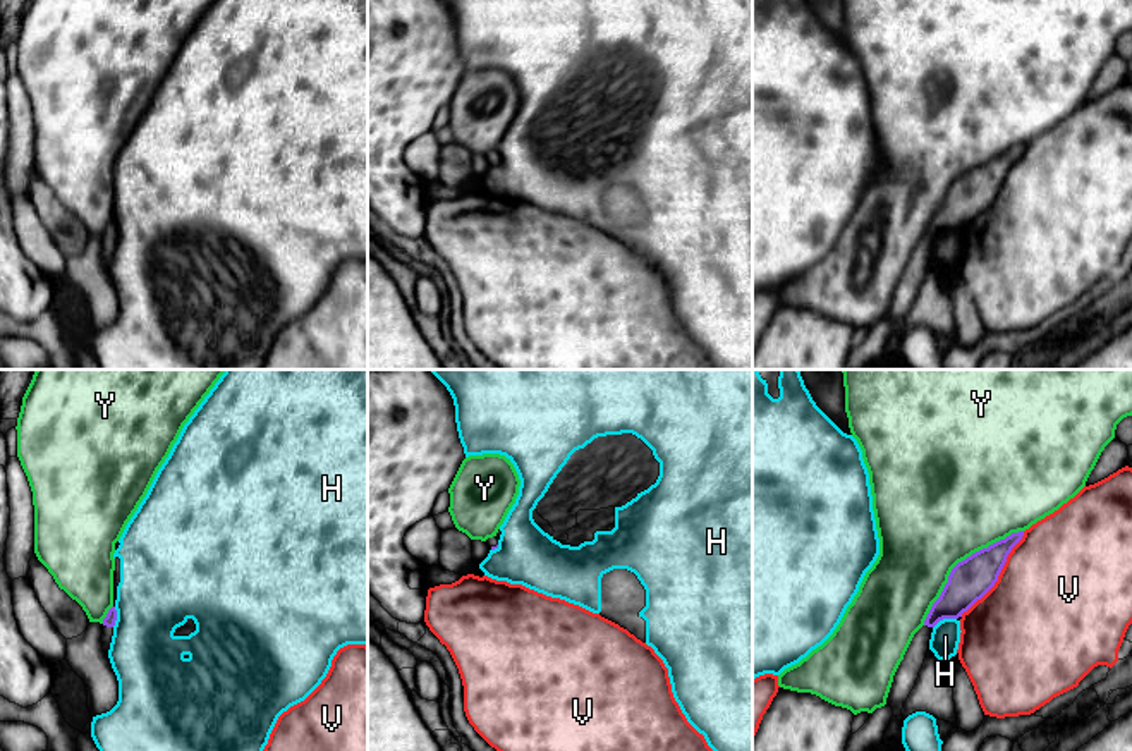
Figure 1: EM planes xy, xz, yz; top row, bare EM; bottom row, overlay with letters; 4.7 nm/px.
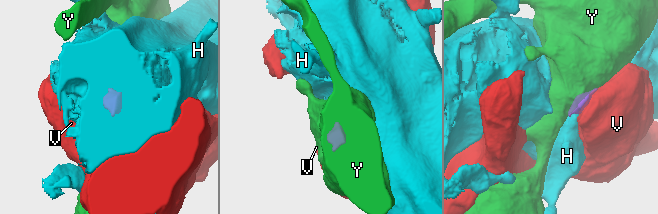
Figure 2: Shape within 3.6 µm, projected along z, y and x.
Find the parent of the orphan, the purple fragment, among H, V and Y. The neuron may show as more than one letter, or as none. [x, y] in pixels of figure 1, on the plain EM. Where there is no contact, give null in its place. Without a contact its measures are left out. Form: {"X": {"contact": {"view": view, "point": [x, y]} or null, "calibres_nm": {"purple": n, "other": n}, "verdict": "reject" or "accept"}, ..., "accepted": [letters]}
{"H": {"contact": {"view": "yz", "point": [943, 232]}, "calibres_nm": {"purple": 190, "other": 140}, "verdict": "reject"}, "V": {"contact": {"view": "yz", "point": [998, 189]}, "calibres_nm": {"purple": 190, "other": 500}, "verdict": "reject"}, "Y": {"contact": {"view": "yz", "point": [959, 177]}, "calibres_nm": {"purple": 190, "other": 500}, "verdict": "reject"}, "accepted": []}

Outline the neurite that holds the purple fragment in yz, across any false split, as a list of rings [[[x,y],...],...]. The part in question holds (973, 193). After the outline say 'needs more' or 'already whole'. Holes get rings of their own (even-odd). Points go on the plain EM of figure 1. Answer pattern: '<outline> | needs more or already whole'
[[[1024,146],[1012,148],[988,163],[983,163],[959,177],[945,199],[940,213],[933,218],[924,241],[914,249],[904,275],[900,277],[885,321],[893,323],[893,332],[881,359],[893,369],[909,369],[902,359],[904,330],[902,323],[916,301],[929,265],[931,244],[943,234],[959,234],[977,215],[981,215],[998,196],[1012,163],[1022,155]]] | needs more

